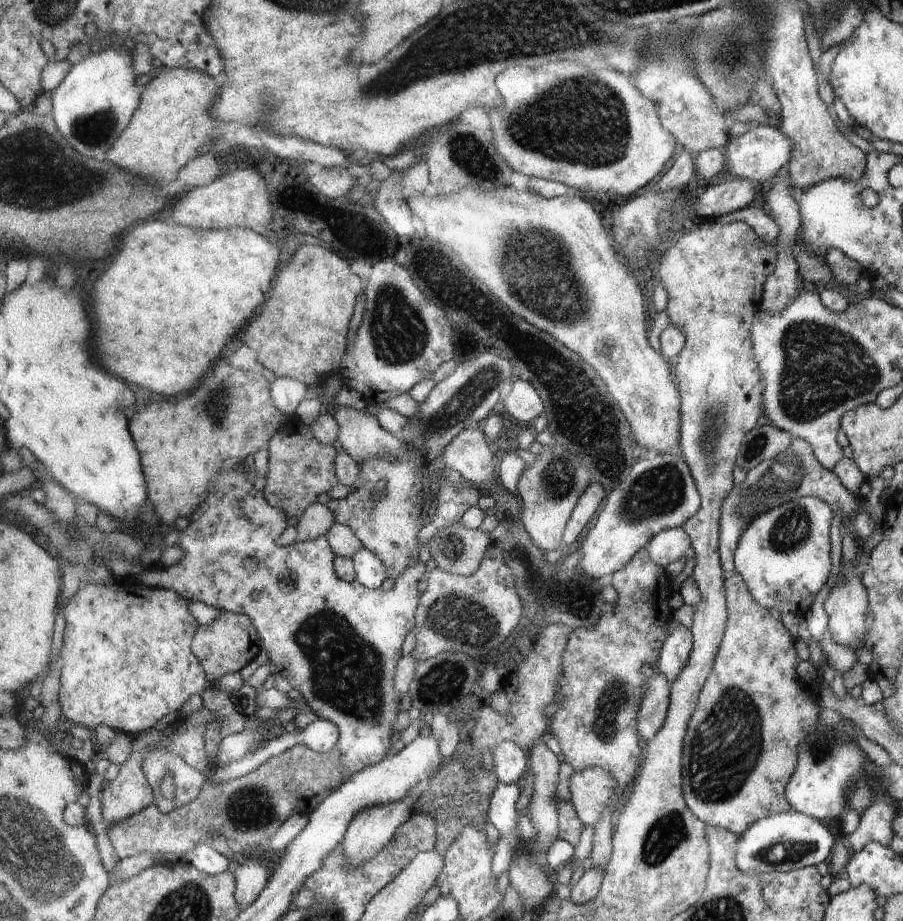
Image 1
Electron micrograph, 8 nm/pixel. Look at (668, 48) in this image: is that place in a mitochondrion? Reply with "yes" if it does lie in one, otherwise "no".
yes

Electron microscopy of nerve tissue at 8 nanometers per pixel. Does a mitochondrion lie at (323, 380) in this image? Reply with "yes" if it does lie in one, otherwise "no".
no

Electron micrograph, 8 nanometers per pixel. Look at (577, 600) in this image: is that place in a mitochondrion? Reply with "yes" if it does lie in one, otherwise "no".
yes

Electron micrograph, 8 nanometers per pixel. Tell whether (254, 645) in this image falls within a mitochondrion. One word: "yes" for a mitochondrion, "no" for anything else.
no

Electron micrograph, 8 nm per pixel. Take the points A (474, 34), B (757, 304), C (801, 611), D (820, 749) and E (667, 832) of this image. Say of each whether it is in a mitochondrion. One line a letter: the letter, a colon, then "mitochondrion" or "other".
A: mitochondrion
B: other
C: other
D: mitochondrion
E: mitochondrion

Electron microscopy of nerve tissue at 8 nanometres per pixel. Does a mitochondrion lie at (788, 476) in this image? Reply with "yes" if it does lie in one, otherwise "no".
yes

